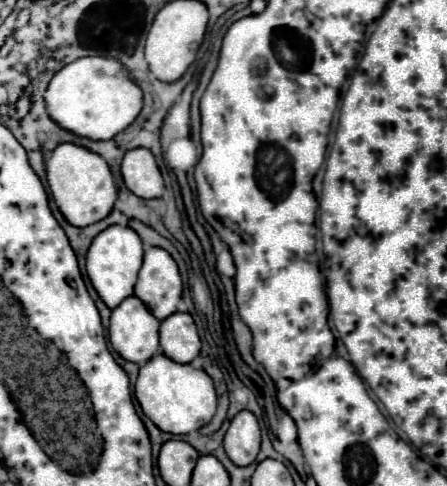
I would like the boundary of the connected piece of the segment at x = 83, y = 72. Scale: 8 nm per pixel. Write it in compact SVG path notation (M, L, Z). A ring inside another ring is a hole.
M104 56L78 58L54 74L44 90L46 112L62 130L90 140L112 140L128 128L142 110L142 90L126 78L120 62Z

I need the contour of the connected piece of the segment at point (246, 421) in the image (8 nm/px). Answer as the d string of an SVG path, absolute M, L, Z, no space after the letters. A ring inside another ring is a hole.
M238 412L224 436L224 450L236 466L248 466L260 452L260 426L252 412Z

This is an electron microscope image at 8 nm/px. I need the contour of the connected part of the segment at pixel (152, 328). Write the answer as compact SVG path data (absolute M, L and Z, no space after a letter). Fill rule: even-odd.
M126 298L110 316L110 344L128 362L146 362L160 354L158 346L160 322L136 298Z

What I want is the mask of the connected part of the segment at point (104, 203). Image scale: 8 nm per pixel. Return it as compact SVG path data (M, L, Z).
M60 144L48 156L46 178L58 210L72 226L84 228L104 220L116 202L116 186L106 160L76 144Z

